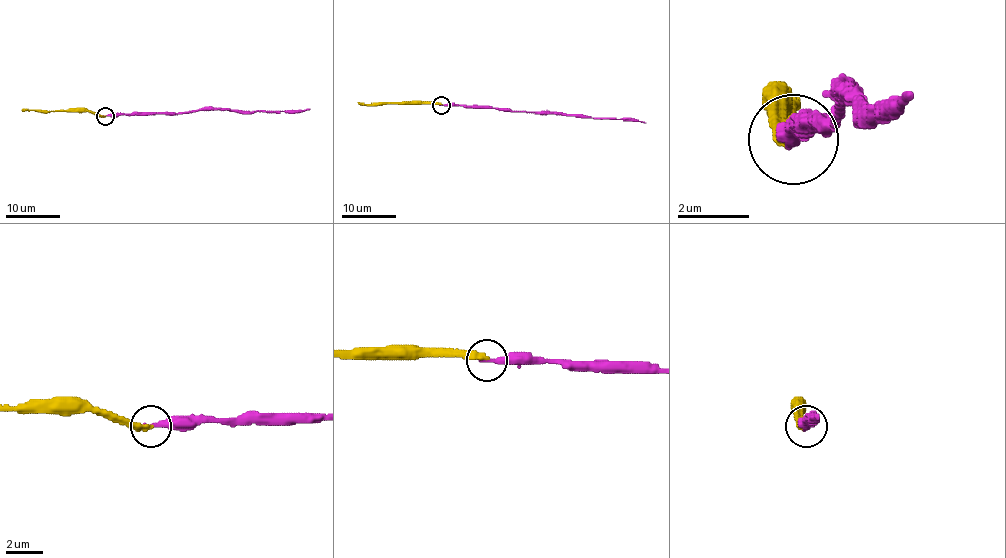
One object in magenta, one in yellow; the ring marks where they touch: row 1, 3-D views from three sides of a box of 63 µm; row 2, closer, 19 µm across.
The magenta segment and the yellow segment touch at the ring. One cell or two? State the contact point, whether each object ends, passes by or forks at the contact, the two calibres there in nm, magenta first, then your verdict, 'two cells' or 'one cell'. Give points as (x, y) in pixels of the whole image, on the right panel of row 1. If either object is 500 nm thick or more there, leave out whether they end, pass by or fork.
place (793, 139); magenta ends; yellow ends; calibres 280 and 320 nm; one cell

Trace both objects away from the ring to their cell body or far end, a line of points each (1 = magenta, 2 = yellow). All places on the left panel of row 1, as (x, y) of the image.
1: (105, 116), (211, 109), (310, 109)
2: (105, 116), (87, 110), (22, 110)

